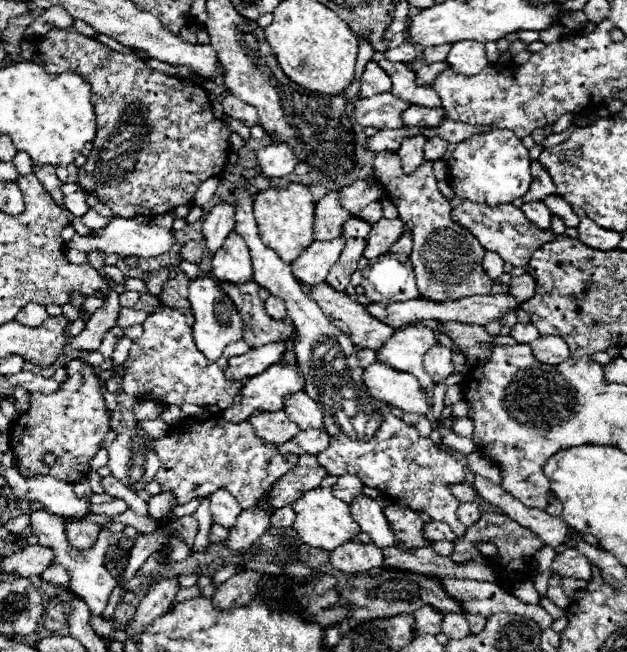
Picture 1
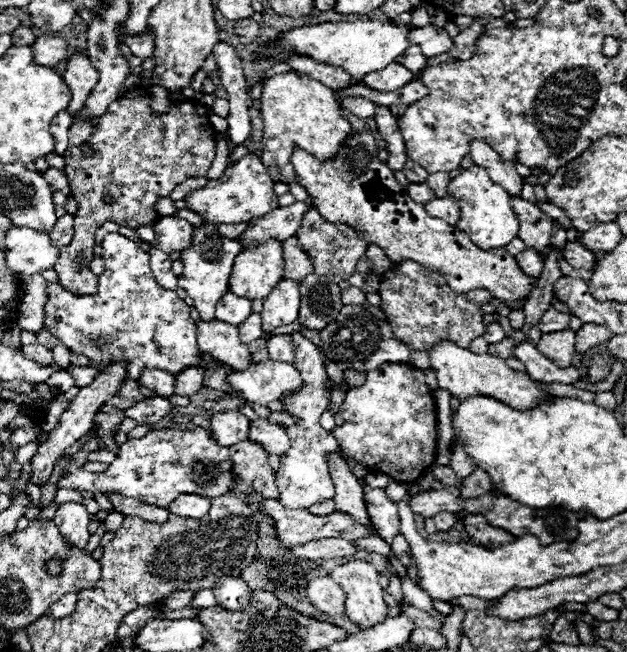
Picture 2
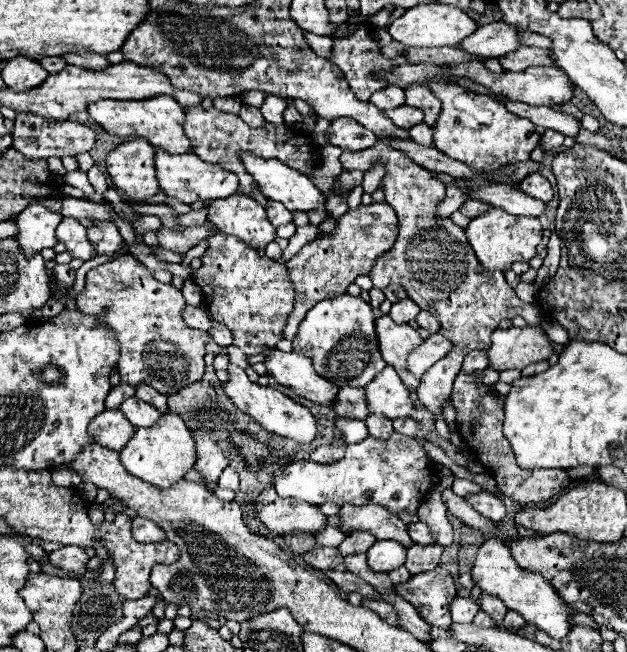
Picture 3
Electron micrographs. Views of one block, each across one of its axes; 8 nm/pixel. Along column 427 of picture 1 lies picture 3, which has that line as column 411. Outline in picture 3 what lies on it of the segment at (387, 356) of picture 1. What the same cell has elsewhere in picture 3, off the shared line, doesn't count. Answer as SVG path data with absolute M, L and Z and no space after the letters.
M390 316L376 318L376 334L378 334L378 342L380 342L380 352L382 352L382 358L386 360L386 364L392 366L402 376L402 382L410 390L416 390L420 386L420 378L412 376L412 372L408 372L406 358L412 350L416 350L424 342L420 338L420 334L414 328L410 328L408 324L392 322Z

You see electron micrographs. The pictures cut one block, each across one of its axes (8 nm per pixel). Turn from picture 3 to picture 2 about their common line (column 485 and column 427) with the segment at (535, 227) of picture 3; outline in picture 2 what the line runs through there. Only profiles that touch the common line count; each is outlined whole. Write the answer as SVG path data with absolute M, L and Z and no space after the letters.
M352 132L334 160L322 162L306 150L294 148L290 162L298 176L298 184L302 184L308 196L312 196L316 210L324 220L346 222L350 228L360 232L368 244L380 246L394 264L414 260L426 268L440 270L450 288L458 294L474 288L486 288L502 302L522 304L538 280L526 276L518 268L514 256L504 248L480 250L466 232L444 220L432 218L422 204L414 204L414 200L406 196L406 188L394 180L392 170L380 162L378 152L380 150L372 134Z

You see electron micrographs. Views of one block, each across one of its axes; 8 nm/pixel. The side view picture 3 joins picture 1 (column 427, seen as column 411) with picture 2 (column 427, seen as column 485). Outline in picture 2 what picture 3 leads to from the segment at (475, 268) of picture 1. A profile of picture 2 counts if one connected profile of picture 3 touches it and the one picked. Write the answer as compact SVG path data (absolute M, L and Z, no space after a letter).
M400 262L394 264L380 280L382 312L388 318L388 324L398 336L414 350L430 350L440 340L452 340L462 348L468 348L470 342L484 334L482 322L482 304L466 300L464 294L456 294L446 284L446 278L440 272L428 270L418 262Z

